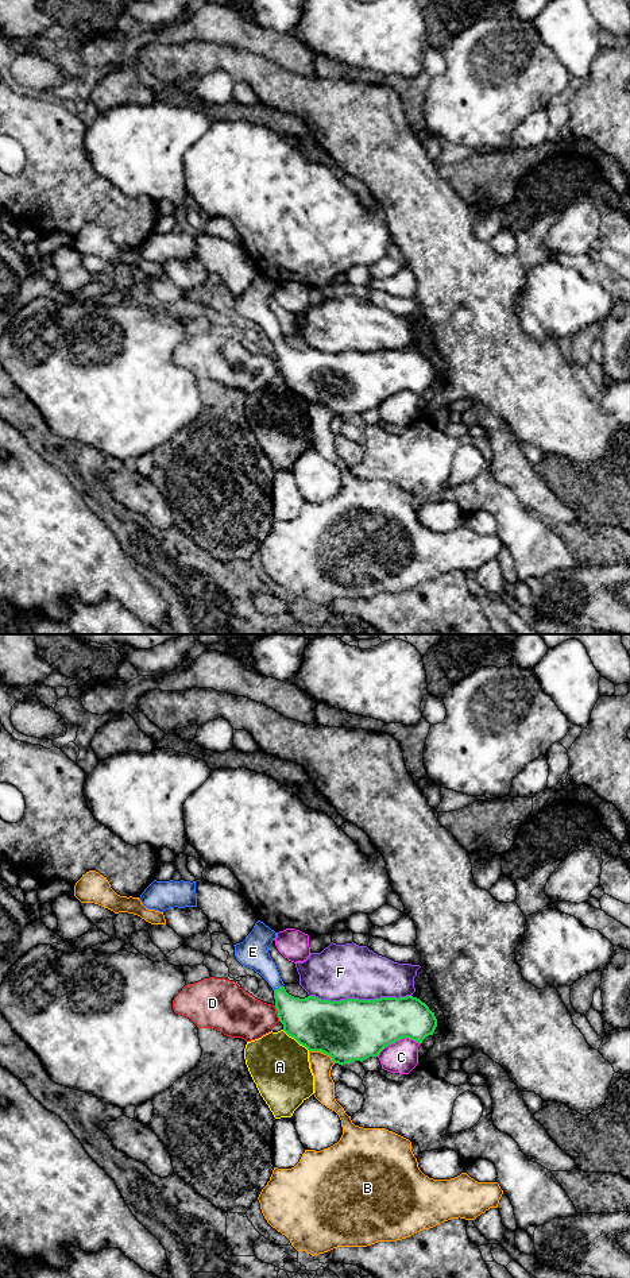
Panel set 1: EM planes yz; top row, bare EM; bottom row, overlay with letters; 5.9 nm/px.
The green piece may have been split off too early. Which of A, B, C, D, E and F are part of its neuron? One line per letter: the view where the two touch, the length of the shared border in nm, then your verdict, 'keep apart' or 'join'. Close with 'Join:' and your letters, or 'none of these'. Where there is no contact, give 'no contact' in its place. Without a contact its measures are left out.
A: meets green in yz; contact 220 nm long; keep apart
B: meets green in yz; contact 170 nm long; keep apart
C: meets green in yz; contact 280 nm long; keep apart
D: meets green in yz; contact 100 nm long; keep apart
E: meets green in yz; contact 70 nm long; join
F: meets green in yz; contact 600 nm long; keep apart
Join: E

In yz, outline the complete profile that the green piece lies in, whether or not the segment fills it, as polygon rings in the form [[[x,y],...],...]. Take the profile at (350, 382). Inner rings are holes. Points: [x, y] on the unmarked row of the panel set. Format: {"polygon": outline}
{"polygon": [[[258,273],[246,291],[235,298],[236,312],[259,325],[273,340],[275,360],[283,383],[310,404],[321,404],[335,416],[345,417],[353,413],[363,414],[399,391],[409,390],[420,397],[433,387],[437,379],[434,364],[413,348],[380,350],[375,352],[347,351],[340,354],[321,352],[316,348],[294,350],[285,341],[275,314],[270,309],[268,298],[275,293],[277,285]]]}

